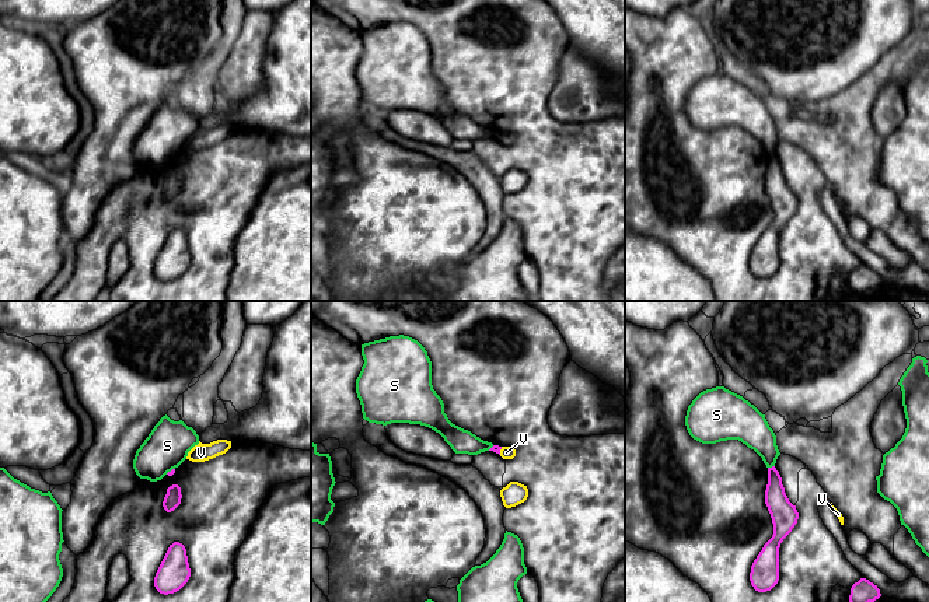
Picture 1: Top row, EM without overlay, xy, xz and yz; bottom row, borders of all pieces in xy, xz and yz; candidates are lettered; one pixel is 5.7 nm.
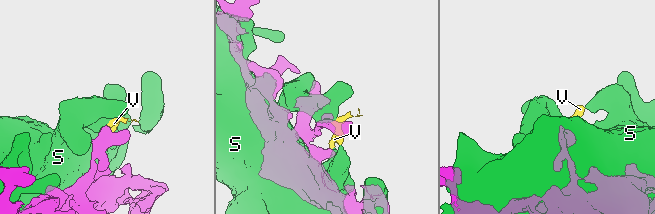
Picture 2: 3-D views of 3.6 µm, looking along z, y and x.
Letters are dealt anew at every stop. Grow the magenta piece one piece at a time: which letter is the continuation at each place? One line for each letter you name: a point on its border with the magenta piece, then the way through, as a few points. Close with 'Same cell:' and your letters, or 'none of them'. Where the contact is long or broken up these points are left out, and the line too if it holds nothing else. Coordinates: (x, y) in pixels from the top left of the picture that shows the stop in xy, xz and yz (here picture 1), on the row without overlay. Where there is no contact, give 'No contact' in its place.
Same cell: none of them

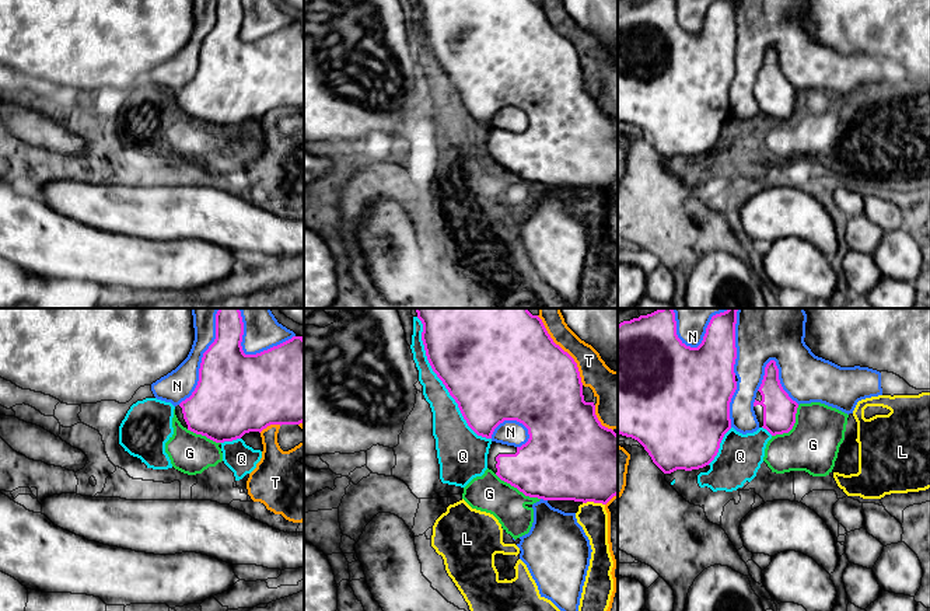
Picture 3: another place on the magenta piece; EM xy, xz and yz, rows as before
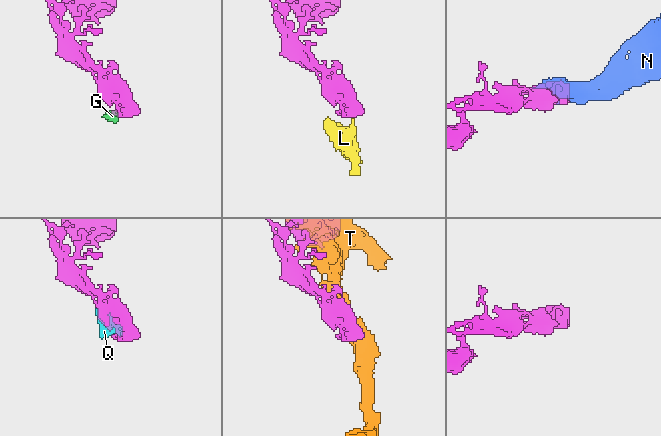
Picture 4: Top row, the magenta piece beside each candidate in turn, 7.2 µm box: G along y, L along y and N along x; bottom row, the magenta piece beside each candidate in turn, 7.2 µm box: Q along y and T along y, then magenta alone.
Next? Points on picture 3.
N: Touches magenta at xy (202, 46)
Same cell: N

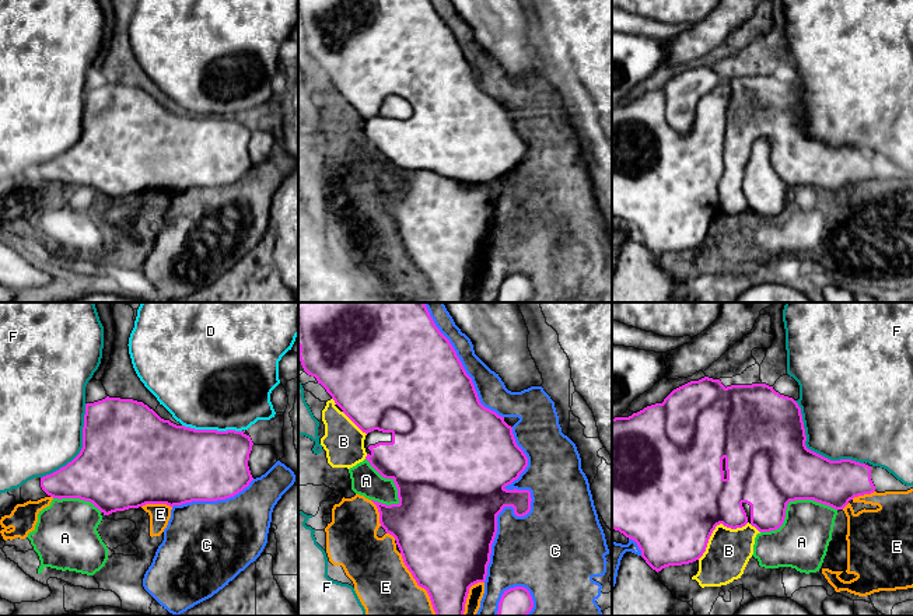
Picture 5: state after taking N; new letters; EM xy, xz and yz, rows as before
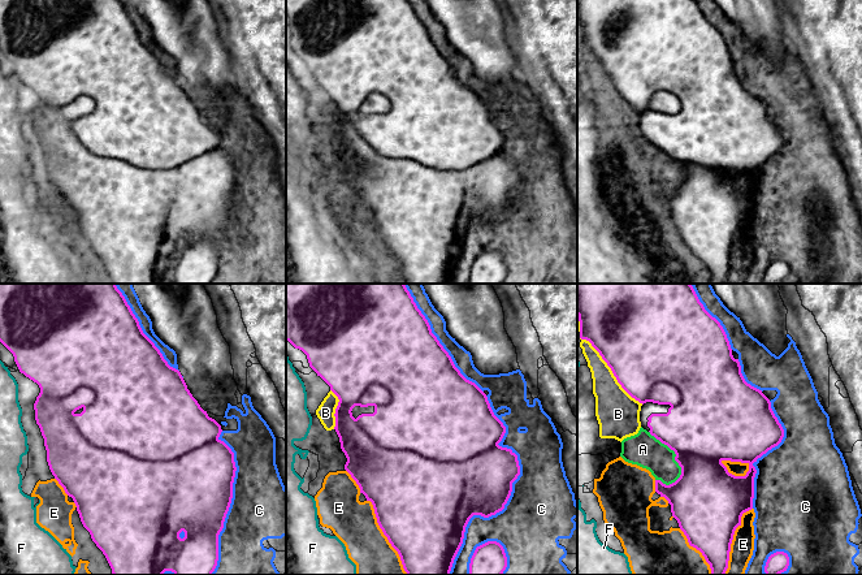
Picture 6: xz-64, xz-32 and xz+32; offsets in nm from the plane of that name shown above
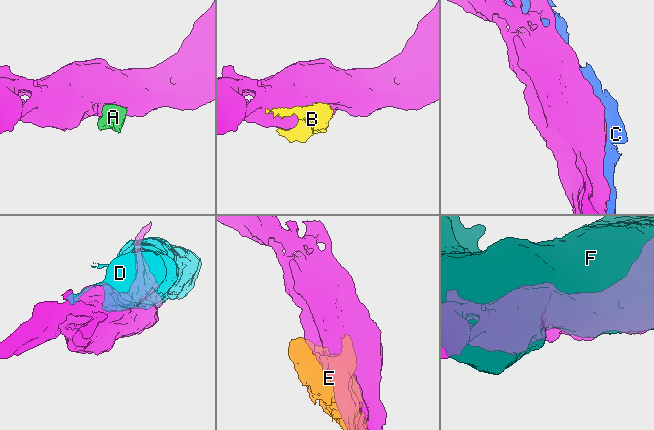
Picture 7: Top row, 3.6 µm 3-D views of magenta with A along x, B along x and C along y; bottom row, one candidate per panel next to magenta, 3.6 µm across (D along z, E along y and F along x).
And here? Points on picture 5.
Same cell: none of them

